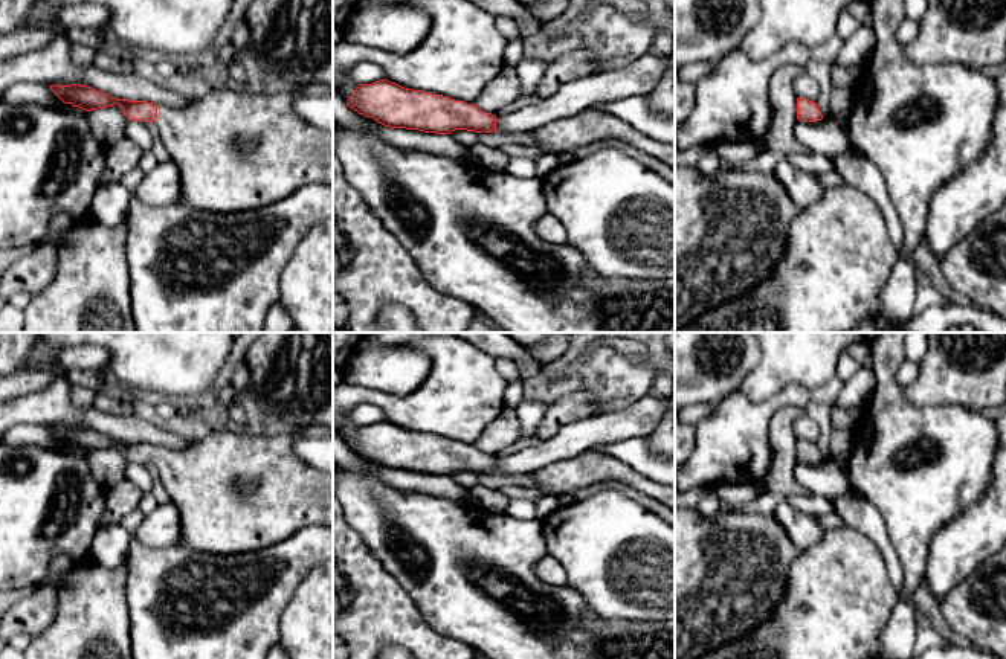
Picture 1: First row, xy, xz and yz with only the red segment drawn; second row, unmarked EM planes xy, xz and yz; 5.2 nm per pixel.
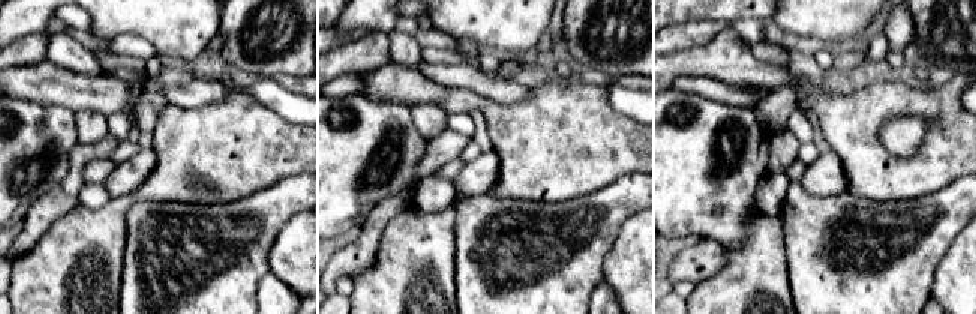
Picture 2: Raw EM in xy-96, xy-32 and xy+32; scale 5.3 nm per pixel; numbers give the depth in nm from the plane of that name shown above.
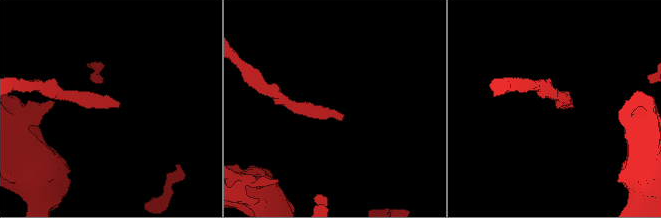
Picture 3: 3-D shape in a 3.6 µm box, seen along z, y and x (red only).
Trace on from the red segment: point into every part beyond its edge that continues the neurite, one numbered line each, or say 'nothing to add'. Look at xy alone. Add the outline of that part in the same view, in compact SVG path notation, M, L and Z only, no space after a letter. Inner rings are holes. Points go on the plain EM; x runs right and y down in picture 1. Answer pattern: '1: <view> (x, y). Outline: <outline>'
1: xy (290, 495). Outline: M302 429L278 436L249 435L237 430L218 430L189 448L174 450L157 447L157 474L180 514L180 542L177 546L212 554L241 554L264 549L279 543L305 526L333 526L333 476L304 464L293 452ZM238 477L256 477L258 487L247 497L241 499L232 484Z

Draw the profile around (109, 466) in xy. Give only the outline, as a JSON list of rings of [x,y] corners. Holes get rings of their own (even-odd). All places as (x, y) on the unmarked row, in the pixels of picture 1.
[[[114,445],[107,450],[92,452],[85,456],[93,477],[107,490],[124,479],[128,461],[122,450]]]

